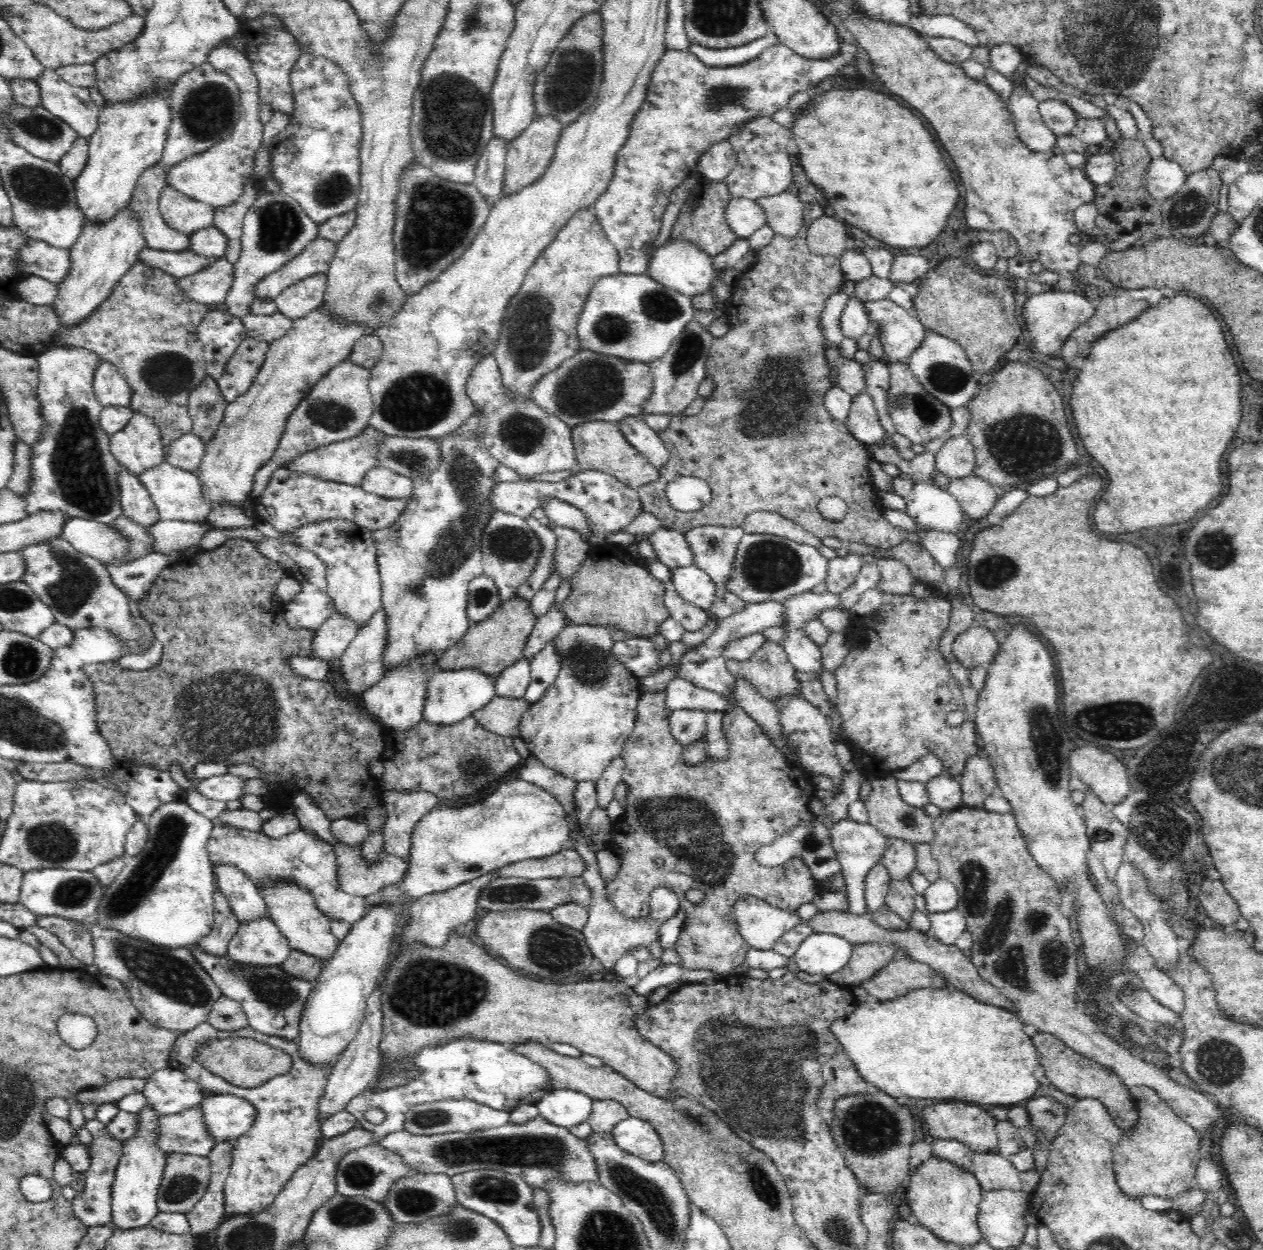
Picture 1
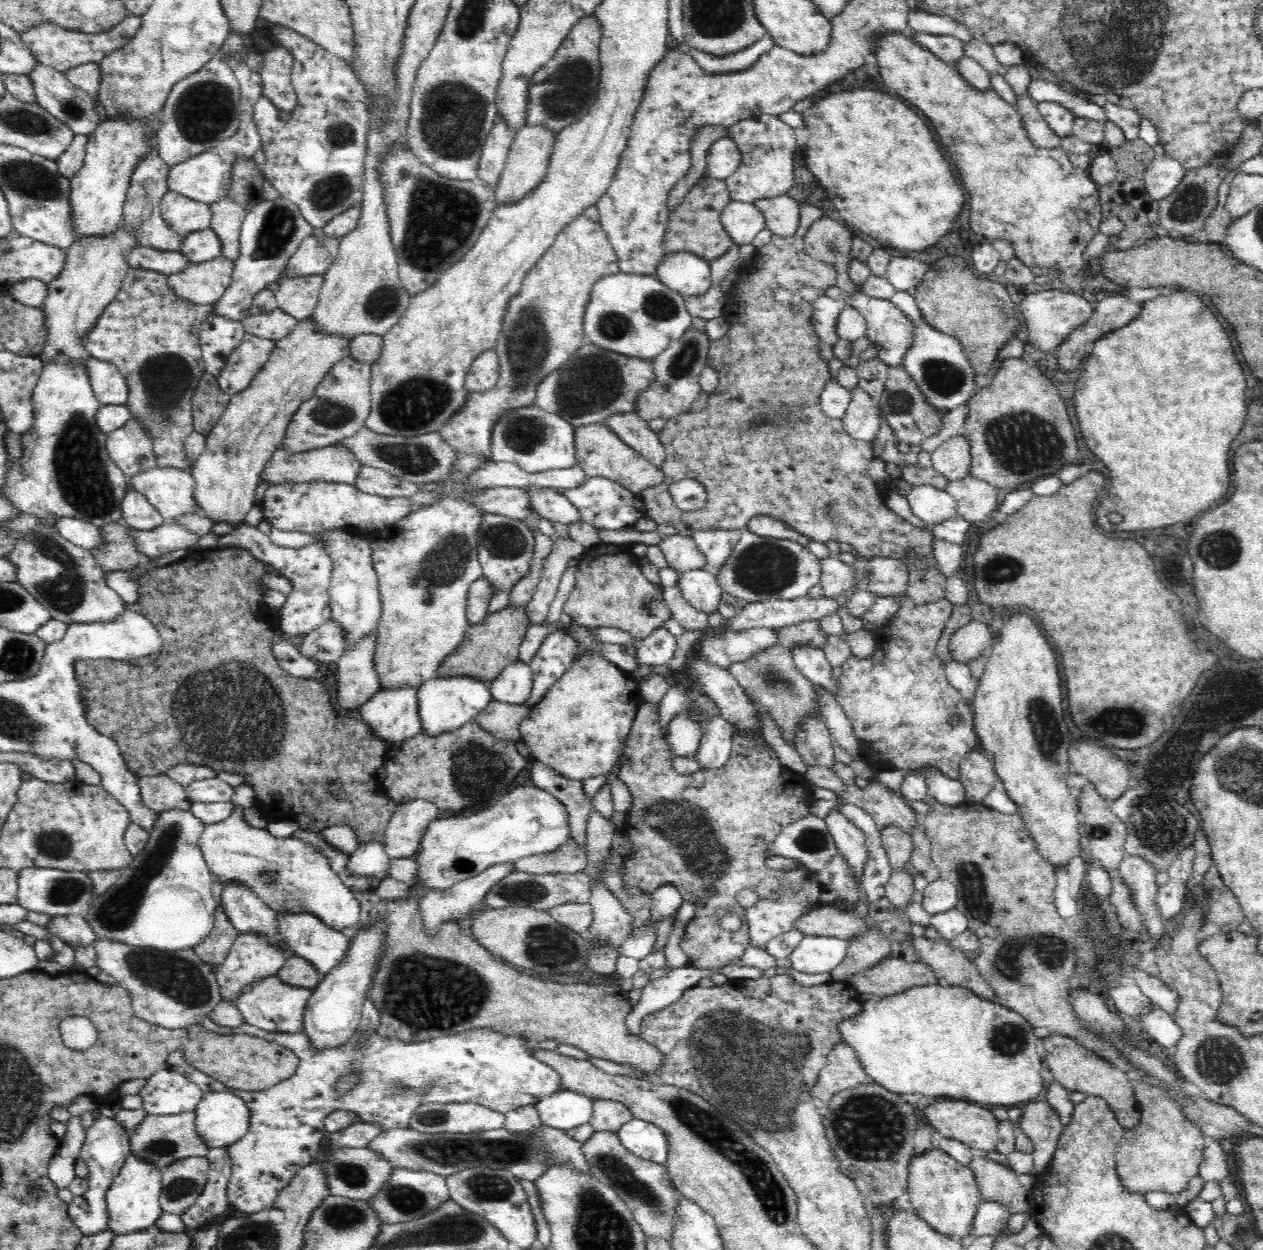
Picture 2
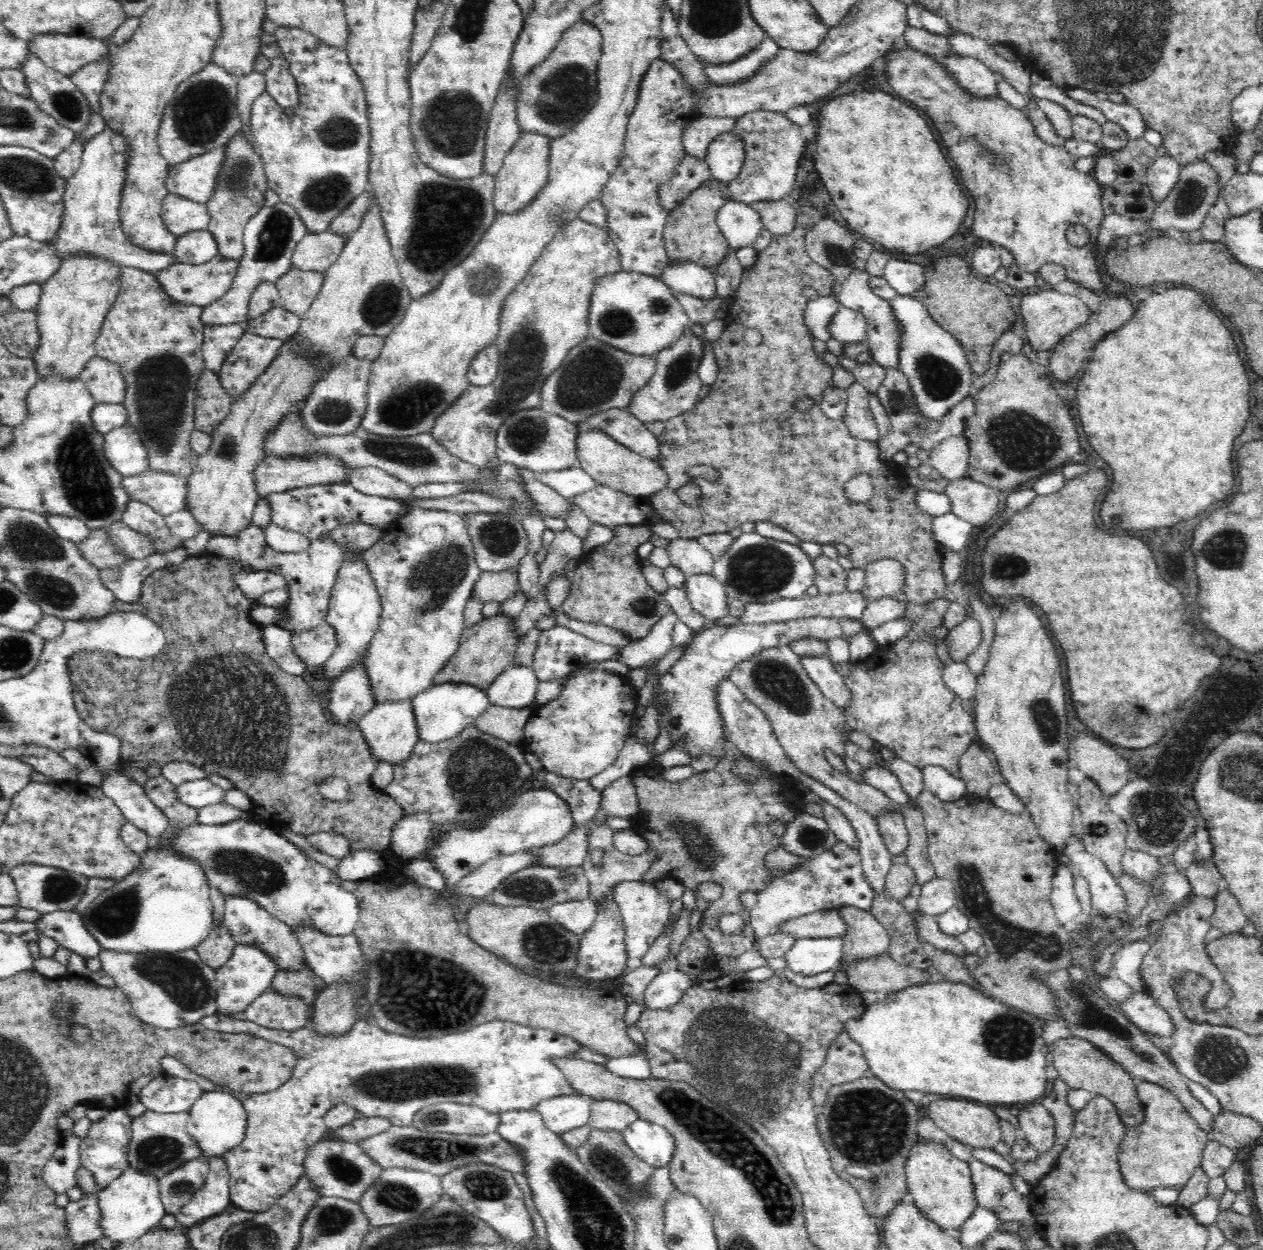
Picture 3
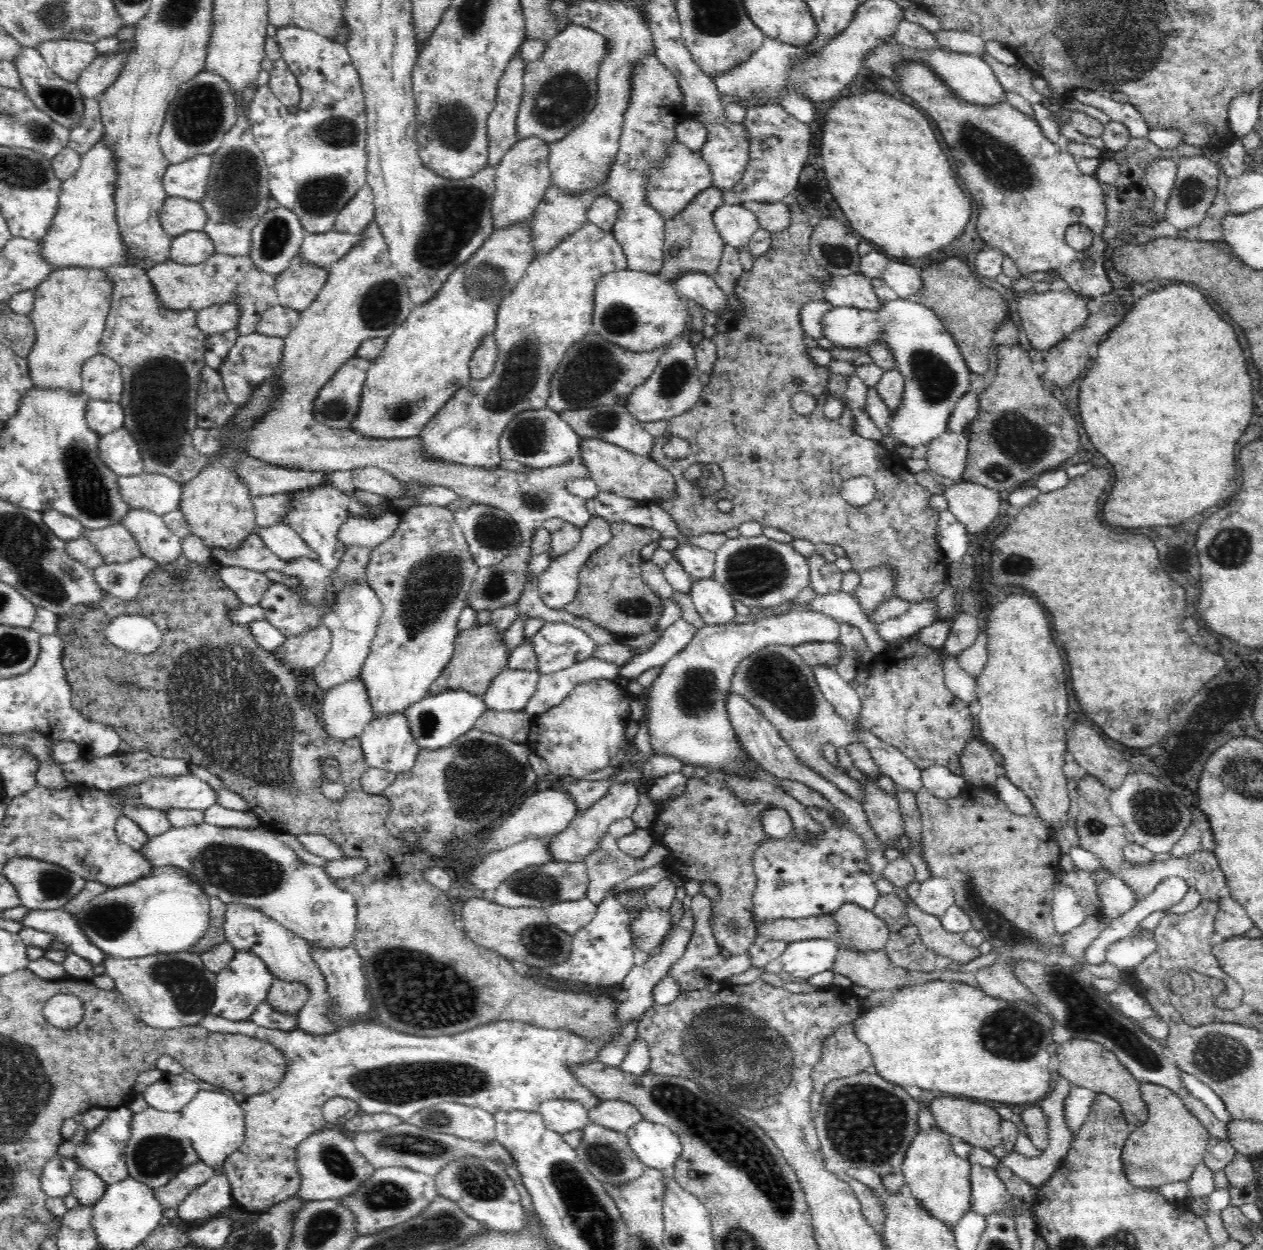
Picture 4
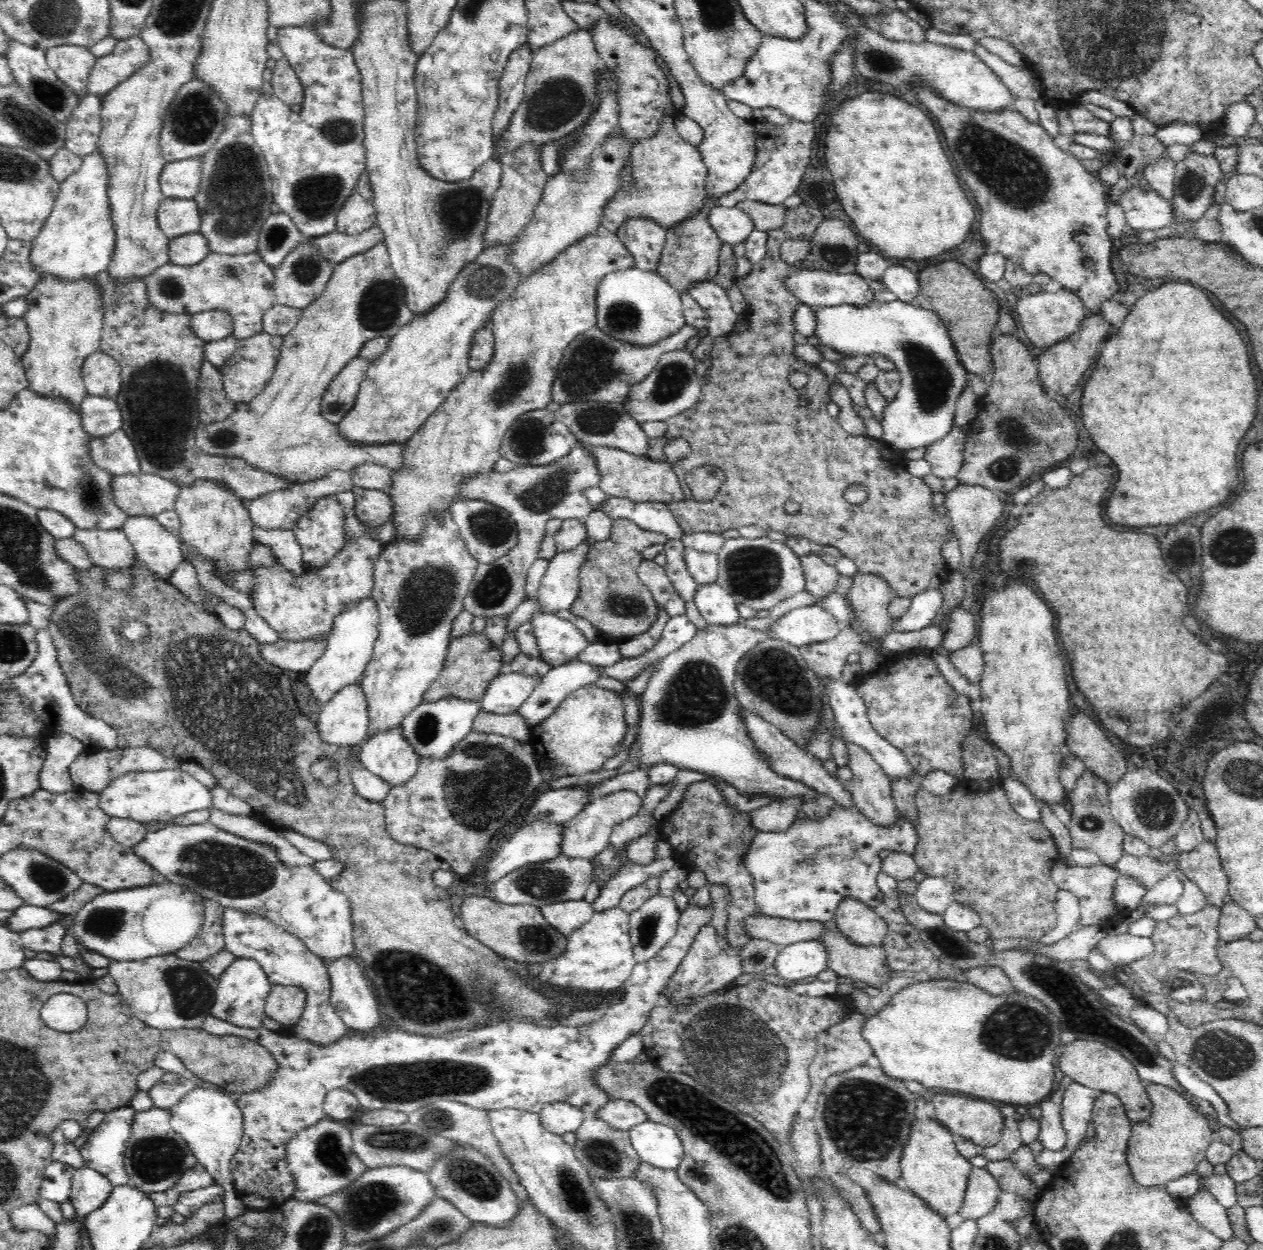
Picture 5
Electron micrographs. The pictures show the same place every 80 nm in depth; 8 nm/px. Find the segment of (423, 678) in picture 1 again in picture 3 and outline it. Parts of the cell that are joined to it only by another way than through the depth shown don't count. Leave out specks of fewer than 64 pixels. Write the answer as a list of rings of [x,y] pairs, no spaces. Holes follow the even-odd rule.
[[[412,701],[385,703],[376,705],[370,714],[360,720],[357,725],[375,761],[378,763],[385,762],[392,767],[398,767],[398,764],[408,763],[408,760],[414,754],[416,744],[418,744],[419,736],[415,719],[412,713]]]

